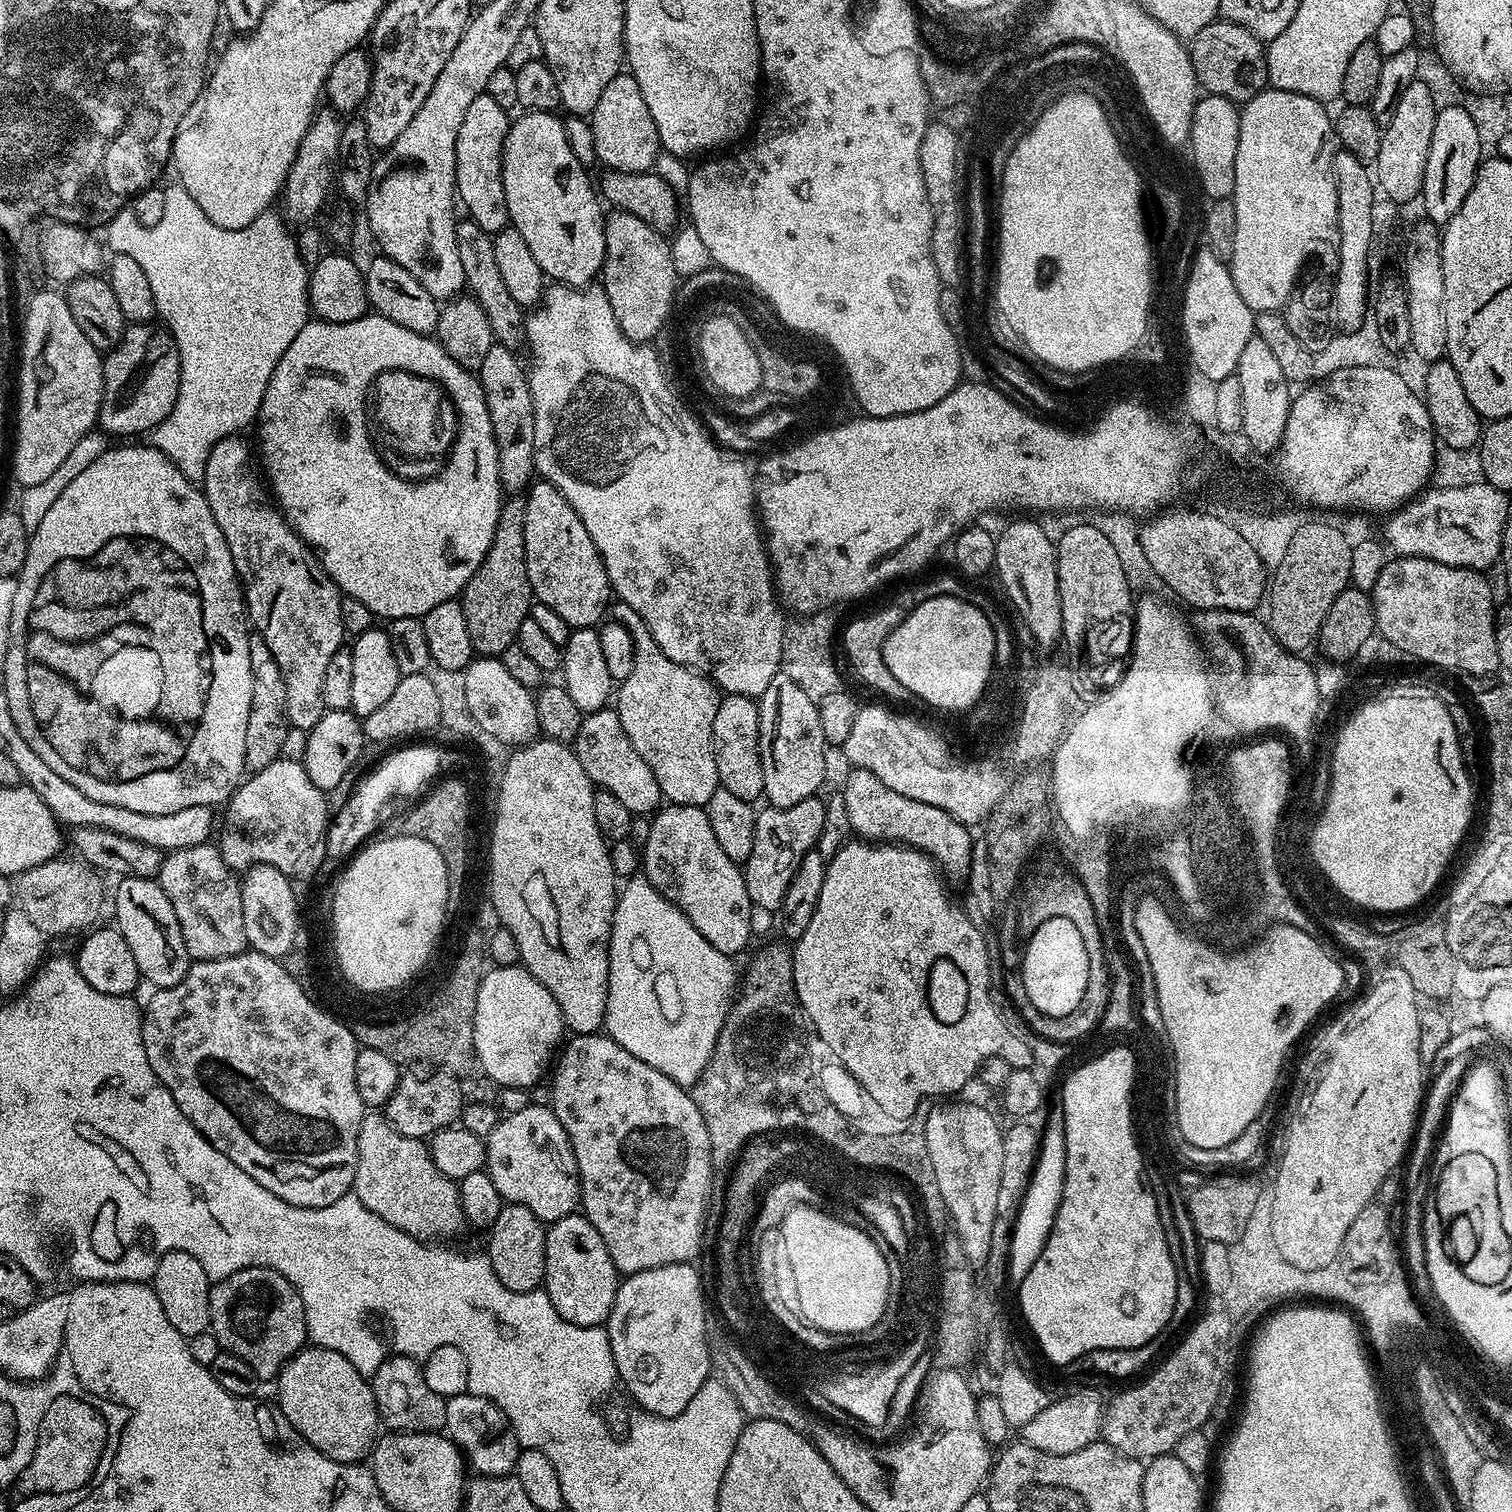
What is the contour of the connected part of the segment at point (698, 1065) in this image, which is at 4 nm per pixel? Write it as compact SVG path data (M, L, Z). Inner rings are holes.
M643 874L631 877L625 884L628 885L625 888L623 885L619 889L616 898L616 909L612 915L612 937L608 939L608 997L603 1027L607 1035L611 1036L614 1042L618 1042L618 1046L630 1050L634 1058L642 1058L642 1062L654 1066L654 1070L666 1074L676 1084L691 1086L700 1079L704 1067L708 1065L708 1060L712 1057L712 1051L716 1049L720 1031L723 1030L724 1020L728 1016L728 1009L732 1007L734 997L738 992L738 972L736 976L736 968L732 965L733 957L722 954L717 948L710 946L710 942L706 942L706 938L698 934L694 922L690 922L690 918L686 918L682 910L678 910L678 906L674 906L661 892L654 890L654 886Z

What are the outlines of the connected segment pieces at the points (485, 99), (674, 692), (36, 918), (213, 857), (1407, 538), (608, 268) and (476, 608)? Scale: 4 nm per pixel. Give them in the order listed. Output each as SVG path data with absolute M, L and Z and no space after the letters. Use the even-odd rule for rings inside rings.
M487 94L474 98L462 117L456 143L456 194L470 220L486 233L495 234L509 227L506 194L502 186L504 139L508 137L509 109L498 106Z
M613 603L610 612L634 638L634 667L625 680L619 681L614 696L614 710L622 722L622 730L626 730L626 738L634 742L634 750L642 754L654 778L658 778L660 794L665 801L706 806L710 794L720 787L712 735L714 714L718 714L722 693L697 669L666 658L646 622L642 622L628 604Z
M64 859L42 862L30 870L19 873L14 880L14 896L19 908L48 938L64 936L67 932L83 933L91 929L104 908L104 884L100 881L101 873L79 859Z
M209 842L198 846L173 848L160 862L158 883L170 898L170 906L174 906L174 914L178 914L178 926L182 930L182 942L186 942L186 950L193 961L217 960L230 958L234 954L242 954L248 948L246 938L246 922L242 922L242 894L237 873L222 858L219 847Z
M1483 480L1458 487L1429 487L1385 519L1385 543L1399 557L1424 557L1455 568L1488 570L1503 551L1504 526L1511 513L1508 499L1507 493Z
M619 210L613 211L605 219L604 233L606 234L606 254L602 269L602 287L606 298L610 298L614 318L618 318L618 326L622 334L630 338L634 344L648 344L655 341L652 339L663 330L664 323L672 312L672 299L676 296L678 273L672 257L671 243L661 233L646 226L642 218L634 218L634 214L626 214Z
M512 494L505 499L500 509L498 526L494 530L494 542L482 566L466 582L459 597L462 610L466 614L466 627L470 629L473 653L480 658L500 658L511 644L516 643L516 635L522 622L529 619L534 603L534 593L530 578L526 574L526 495Z

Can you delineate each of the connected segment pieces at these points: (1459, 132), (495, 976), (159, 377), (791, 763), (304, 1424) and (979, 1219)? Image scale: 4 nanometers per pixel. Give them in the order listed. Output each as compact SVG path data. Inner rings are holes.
M1458 105L1437 111L1424 171L1423 215L1437 226L1448 224L1450 218L1458 214L1458 206L1466 202L1466 194L1470 194L1470 186L1474 186L1474 178L1481 163L1482 151L1479 146L1478 131L1470 114Z
M497 965L485 971L475 1004L476 1062L497 1087L533 1087L551 1065L565 1035L553 995L523 965Z
M157 326L155 330L150 332L150 336L152 336L152 338L148 340L146 348L113 348L104 356L104 401L100 404L98 424L109 437L115 438L115 436L128 436L124 438L136 438L139 437L136 436L139 432L144 432L144 434L151 433L152 429L157 428L157 426L167 418L170 414L170 410L174 410L174 402L180 393L180 382L182 379L180 374L180 351L174 342L172 333L168 331L167 327Z
M777 674L766 686L766 690L758 698L760 710L760 761L762 762L762 774L764 775L763 799L774 808L789 808L806 798L817 795L821 790L820 783L824 780L824 751L826 745L822 734L822 722L820 721L820 709L813 693L807 692L794 682L793 678L785 674ZM776 704L808 704L808 708L776 708Z
M309 1346L284 1371L278 1387L278 1402L290 1422L294 1422L294 1426L298 1426L298 1430L302 1430L326 1458L357 1466L371 1461L374 1442L378 1442L382 1431L382 1421L380 1400L365 1369L338 1350Z
M940 1102L937 1108L932 1108L928 1116L923 1117L924 1137L928 1147L928 1157L934 1166L934 1178L938 1182L938 1190L942 1194L942 1202L946 1202L953 1233L960 1240L962 1250L969 1263L985 1263L991 1248L995 1226L996 1207L998 1206L998 1182L1001 1181L1002 1146L1004 1132L996 1125L996 1120L987 1112L983 1104L959 1102Z

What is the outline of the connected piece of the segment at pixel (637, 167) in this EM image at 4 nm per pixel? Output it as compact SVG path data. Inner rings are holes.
M630 74L616 76L602 90L602 98L598 98L598 106L594 106L590 123L594 130L594 146L596 159L608 170L618 172L647 172L661 155L658 130L654 126L654 118L650 118L650 110L646 110L646 98L642 98L642 90L638 90L638 82Z

